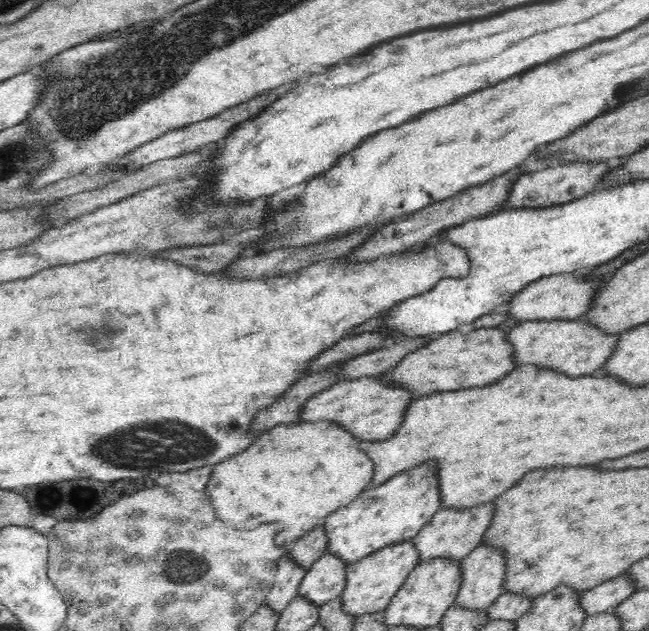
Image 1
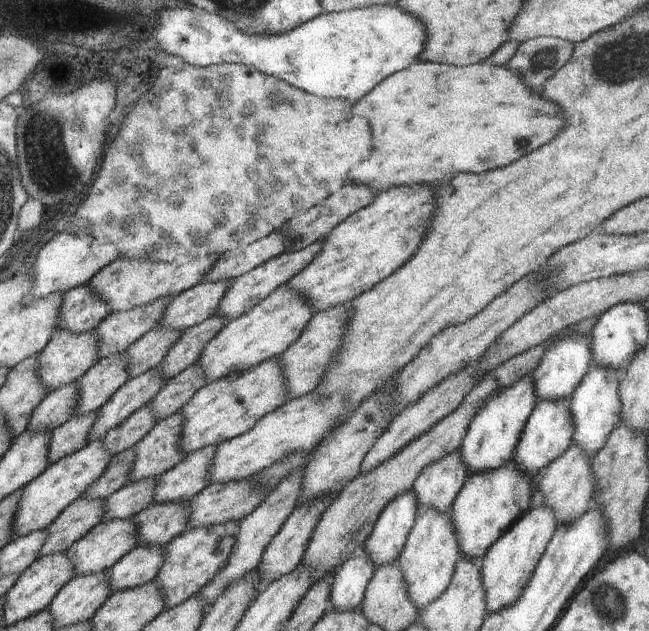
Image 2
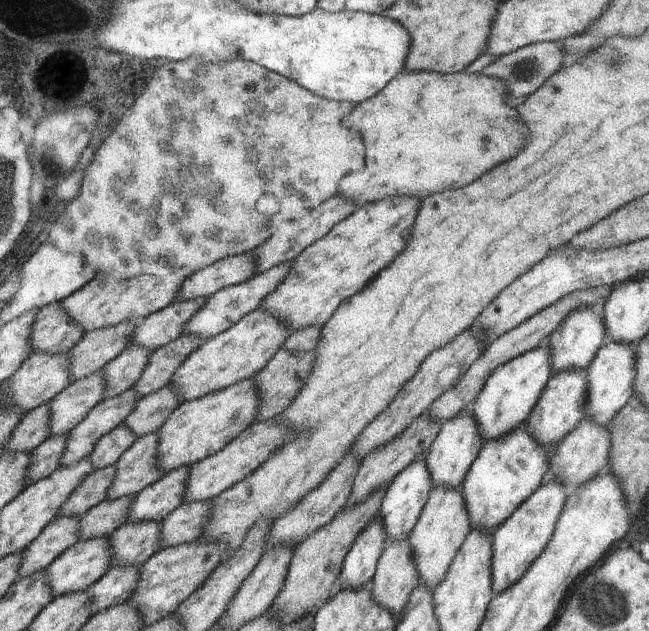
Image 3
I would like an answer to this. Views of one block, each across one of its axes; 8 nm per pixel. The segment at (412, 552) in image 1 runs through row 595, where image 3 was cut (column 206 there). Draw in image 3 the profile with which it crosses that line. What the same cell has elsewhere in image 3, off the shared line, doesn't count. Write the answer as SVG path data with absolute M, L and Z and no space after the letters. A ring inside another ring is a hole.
M260 306L257 310L247 313L225 332L206 339L174 372L170 386L177 389L184 401L194 401L252 379L266 367L289 335L290 330Z

